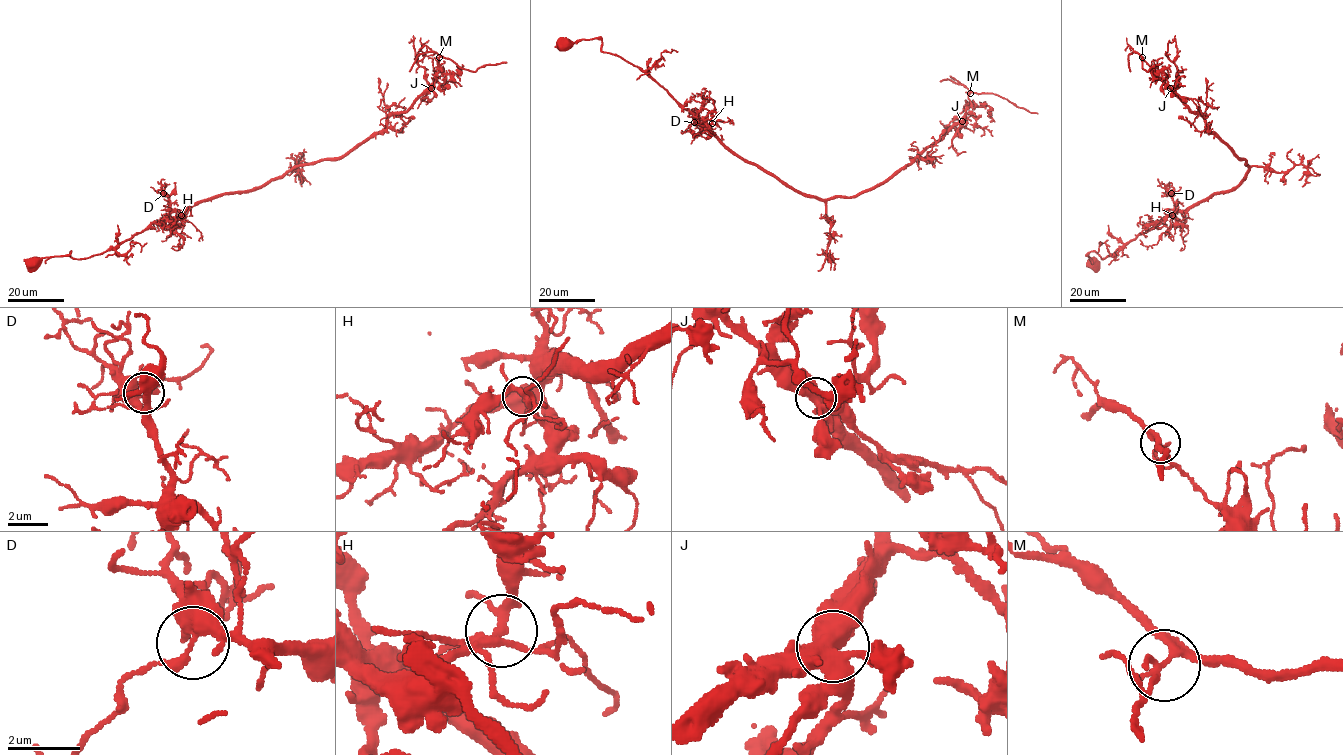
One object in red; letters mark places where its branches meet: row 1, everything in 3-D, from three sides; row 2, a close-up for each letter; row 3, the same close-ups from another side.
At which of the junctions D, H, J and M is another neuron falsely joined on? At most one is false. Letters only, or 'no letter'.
M

